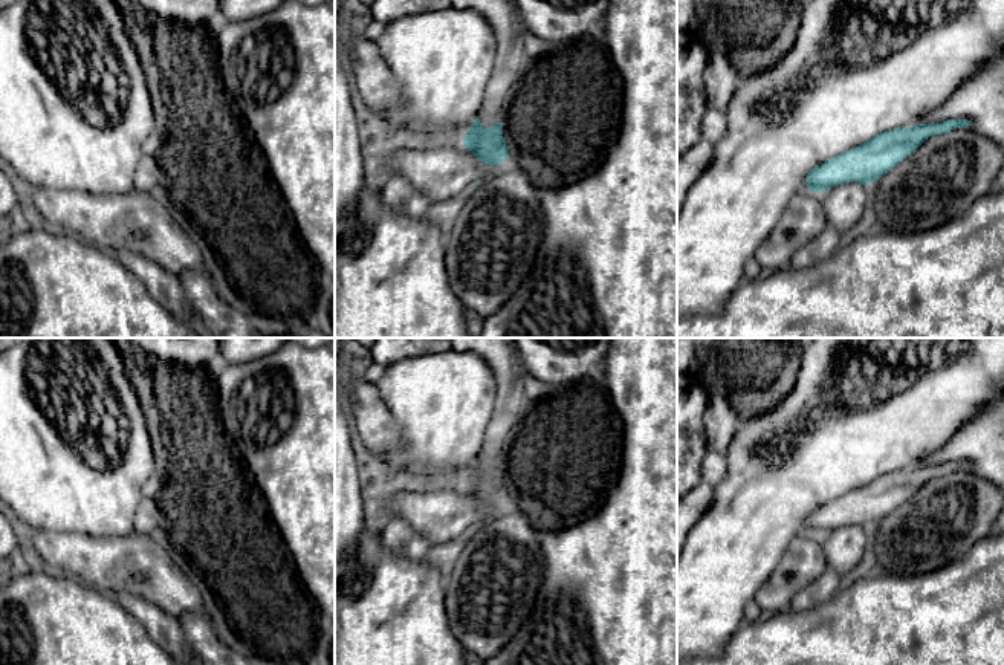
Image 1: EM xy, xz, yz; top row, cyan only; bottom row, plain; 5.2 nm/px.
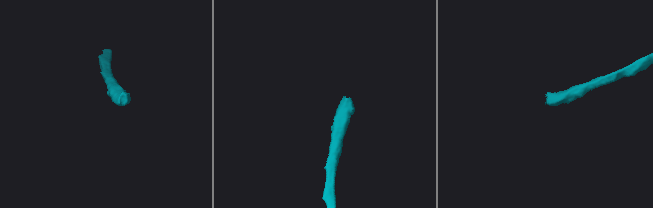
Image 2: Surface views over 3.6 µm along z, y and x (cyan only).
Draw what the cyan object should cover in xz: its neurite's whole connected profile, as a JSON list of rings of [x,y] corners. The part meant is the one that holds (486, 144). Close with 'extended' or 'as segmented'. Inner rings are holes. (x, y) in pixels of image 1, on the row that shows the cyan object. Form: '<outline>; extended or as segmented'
[[[451,0],[451,6],[480,12],[495,35],[497,54],[484,92],[484,104],[463,144],[486,165],[498,165],[509,157],[509,145],[503,138],[503,119],[529,63],[526,54],[529,31],[517,0]]]; extended

